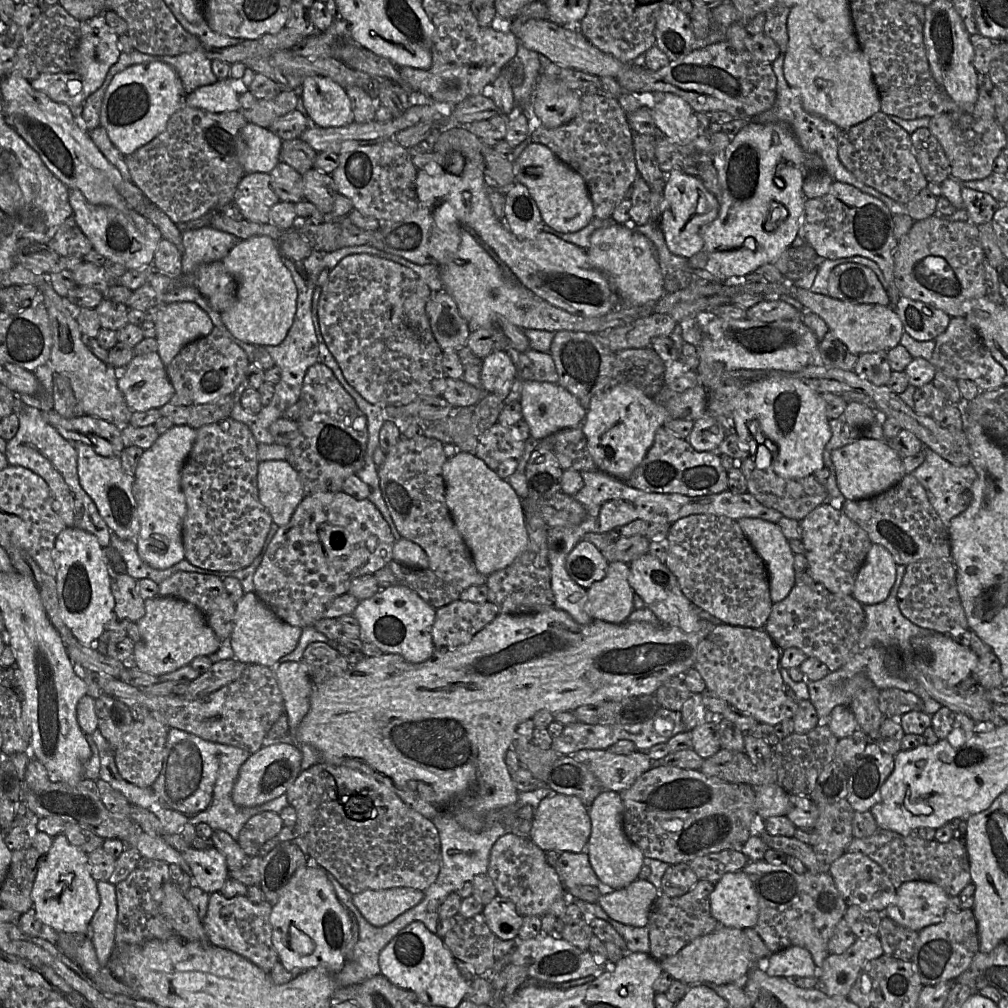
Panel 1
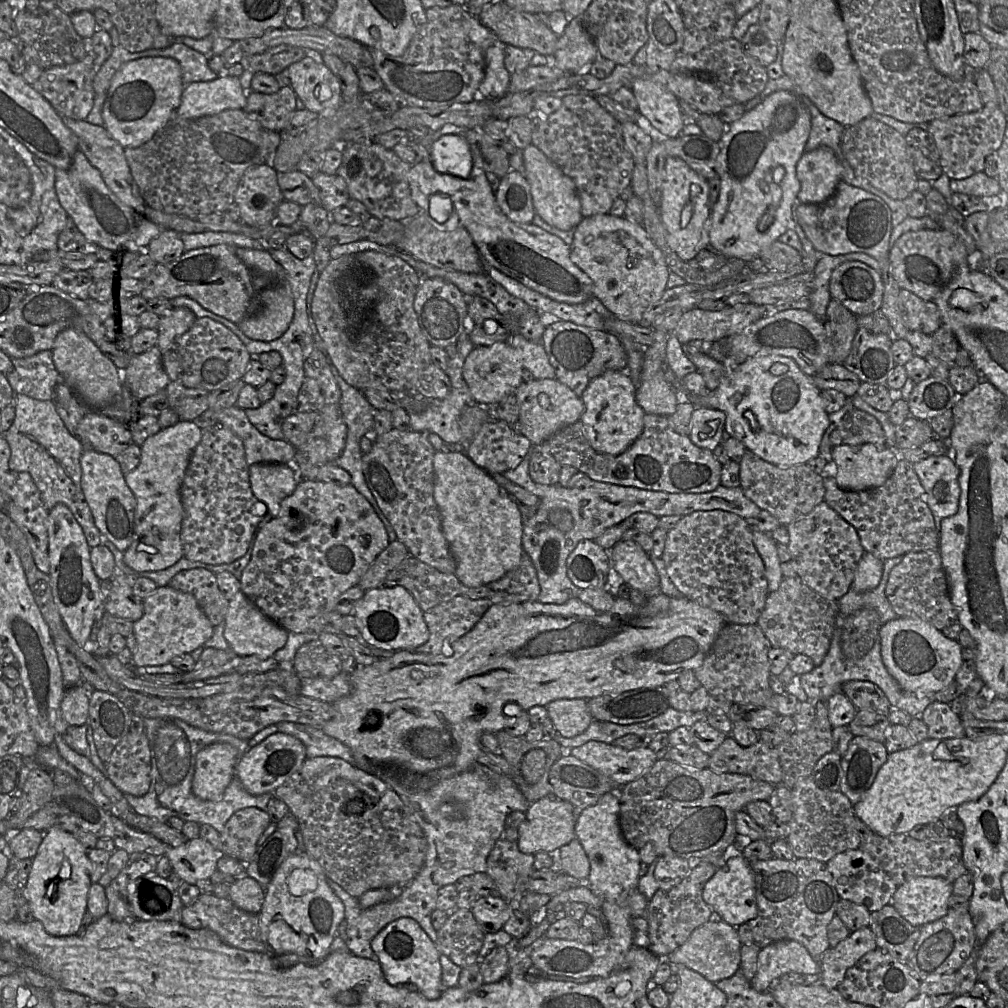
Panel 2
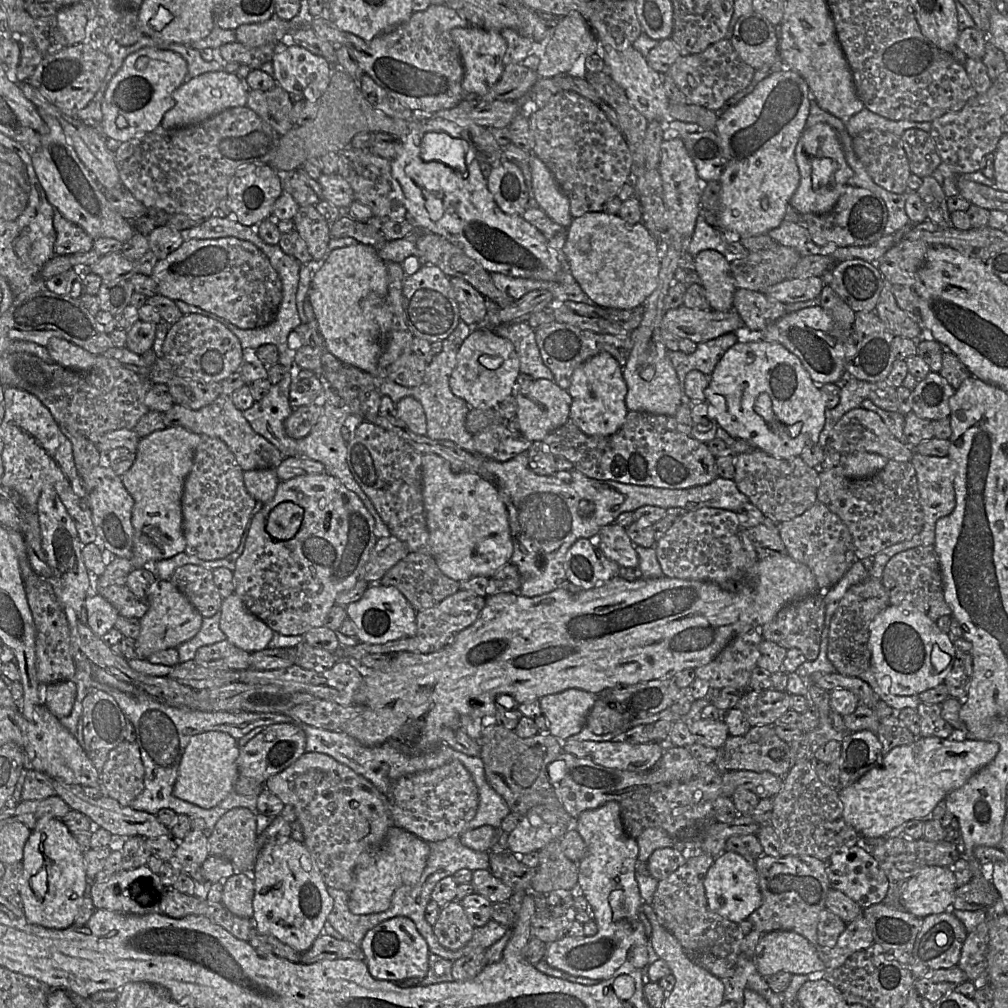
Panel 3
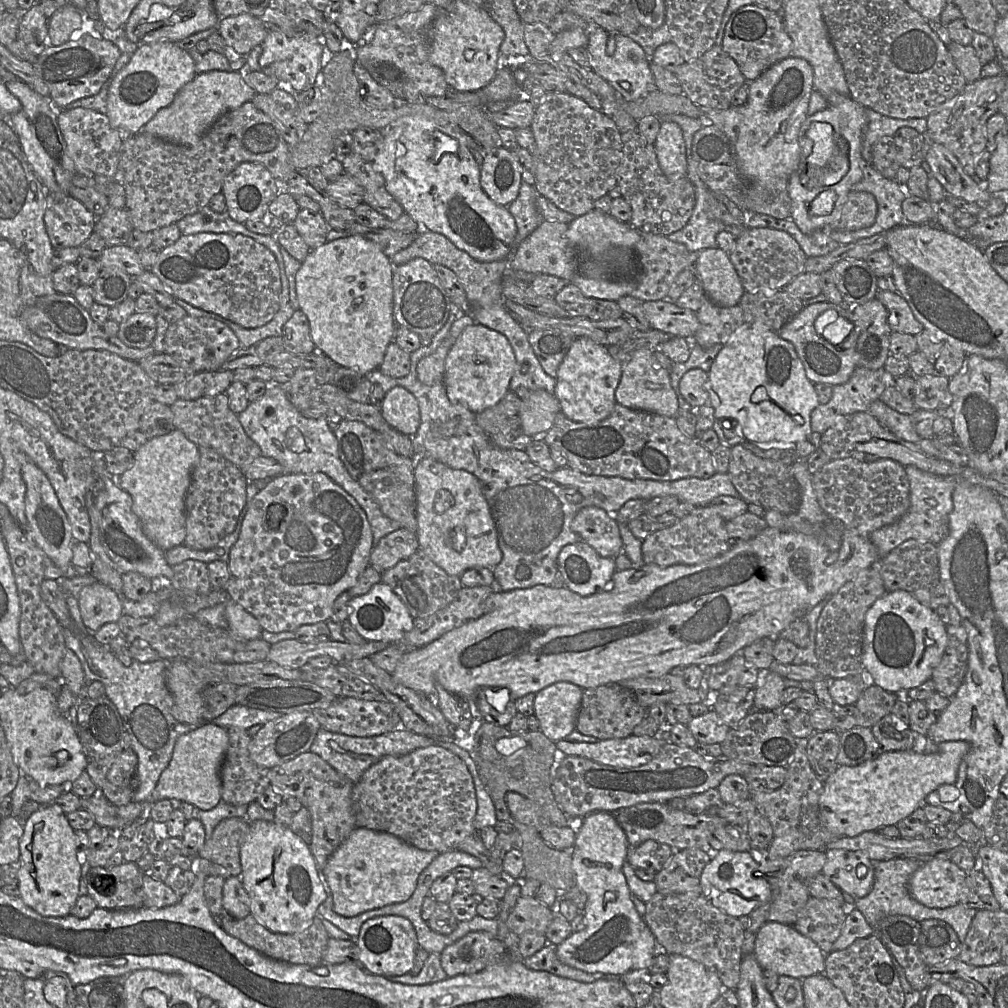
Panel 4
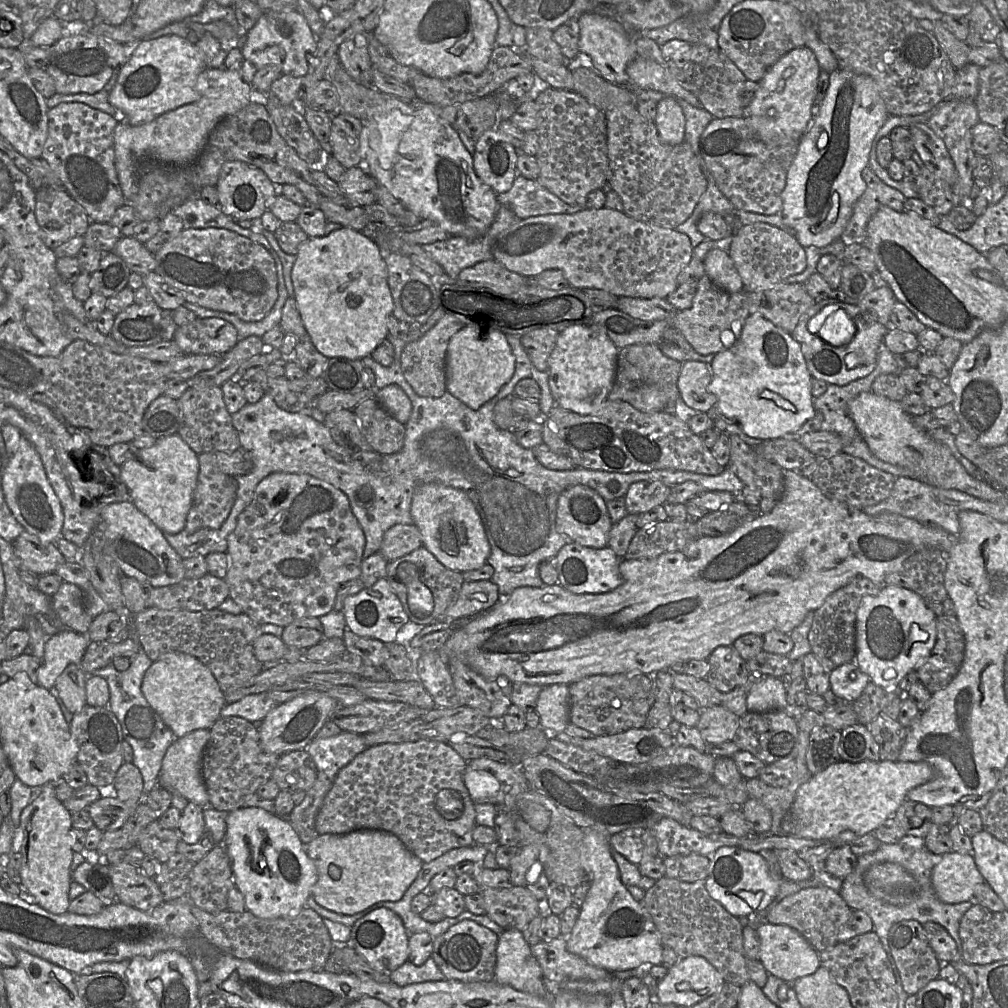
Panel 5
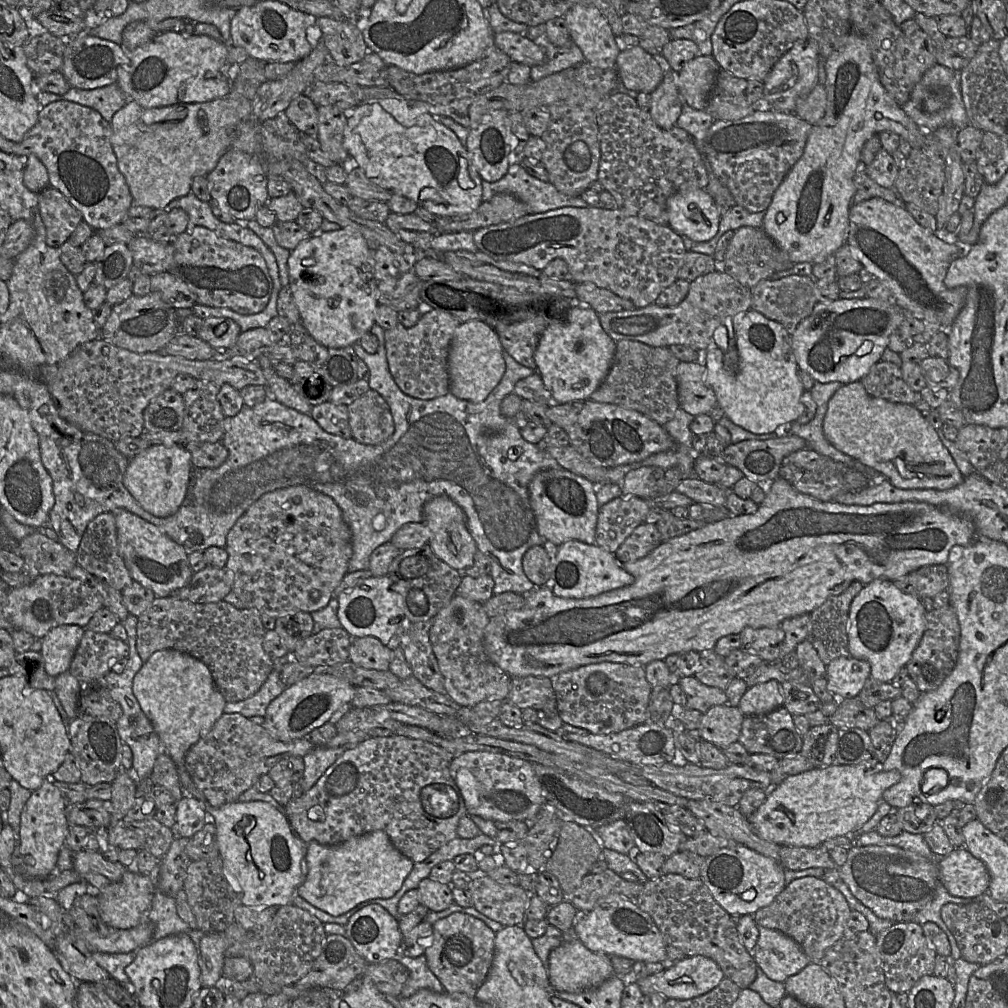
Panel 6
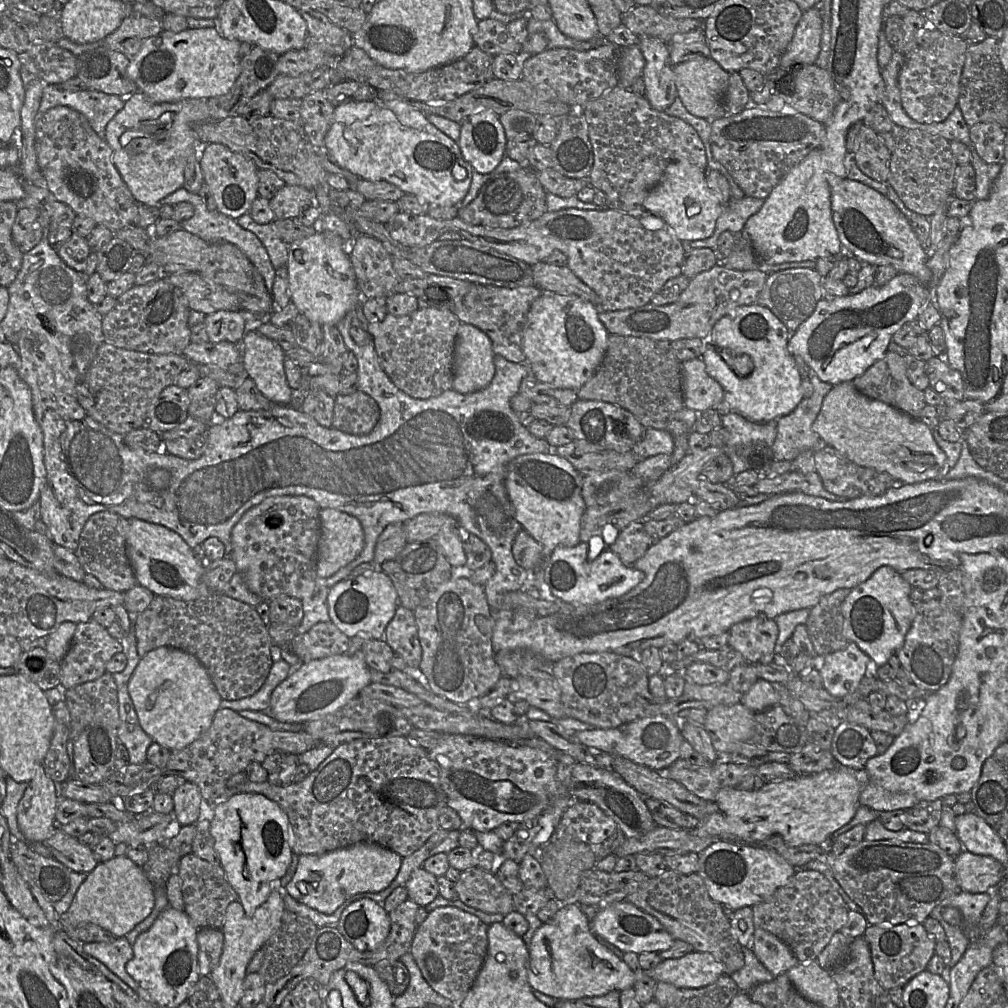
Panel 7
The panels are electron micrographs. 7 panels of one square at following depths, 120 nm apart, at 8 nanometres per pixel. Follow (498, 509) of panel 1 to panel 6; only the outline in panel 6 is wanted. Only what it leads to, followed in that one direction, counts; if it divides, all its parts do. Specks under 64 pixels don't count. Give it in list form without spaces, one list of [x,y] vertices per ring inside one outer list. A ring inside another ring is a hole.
[[[438,496],[428,501],[423,508],[424,523],[431,531],[430,546],[437,557],[457,571],[466,570],[474,563],[477,545],[469,532],[462,508],[447,496]]]

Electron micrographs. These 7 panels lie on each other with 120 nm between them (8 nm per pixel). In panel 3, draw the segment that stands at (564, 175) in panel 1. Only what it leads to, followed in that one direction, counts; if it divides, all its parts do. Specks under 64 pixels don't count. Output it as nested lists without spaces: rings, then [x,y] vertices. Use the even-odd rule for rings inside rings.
[[[531,153],[529,167],[534,205],[541,208],[554,222],[567,228],[573,220],[568,197],[560,189],[548,167]]]

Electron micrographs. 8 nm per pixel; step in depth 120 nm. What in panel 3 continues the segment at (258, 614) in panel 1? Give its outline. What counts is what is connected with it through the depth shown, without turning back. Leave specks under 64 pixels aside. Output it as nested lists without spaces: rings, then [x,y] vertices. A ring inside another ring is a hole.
[[[236,593],[223,598],[220,629],[235,646],[250,653],[268,647],[274,631],[251,613]]]

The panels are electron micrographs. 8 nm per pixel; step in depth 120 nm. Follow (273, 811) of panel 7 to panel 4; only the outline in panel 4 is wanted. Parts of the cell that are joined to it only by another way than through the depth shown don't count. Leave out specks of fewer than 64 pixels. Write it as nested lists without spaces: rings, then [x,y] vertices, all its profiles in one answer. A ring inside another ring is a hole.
[[[273,821],[250,822],[248,838],[240,849],[240,859],[242,871],[239,877],[250,898],[250,914],[259,924],[274,933],[282,934],[302,932],[312,924],[327,894],[311,850],[299,836],[290,828],[281,827]]]

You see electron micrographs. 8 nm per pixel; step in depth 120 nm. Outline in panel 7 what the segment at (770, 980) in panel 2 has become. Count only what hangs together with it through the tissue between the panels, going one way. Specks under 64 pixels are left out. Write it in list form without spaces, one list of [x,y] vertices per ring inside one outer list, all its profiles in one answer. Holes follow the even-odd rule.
[[[763,929],[754,931],[752,950],[775,977],[786,973],[799,963],[794,953],[783,941]]]

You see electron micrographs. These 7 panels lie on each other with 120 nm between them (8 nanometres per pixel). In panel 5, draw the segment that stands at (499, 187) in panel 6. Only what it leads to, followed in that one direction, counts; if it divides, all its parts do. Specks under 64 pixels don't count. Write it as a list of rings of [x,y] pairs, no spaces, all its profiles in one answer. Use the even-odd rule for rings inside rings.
[[[517,175],[511,189],[497,193],[499,206],[509,208],[516,217],[525,219],[549,214],[574,214],[585,206],[570,205],[546,189],[537,180]]]

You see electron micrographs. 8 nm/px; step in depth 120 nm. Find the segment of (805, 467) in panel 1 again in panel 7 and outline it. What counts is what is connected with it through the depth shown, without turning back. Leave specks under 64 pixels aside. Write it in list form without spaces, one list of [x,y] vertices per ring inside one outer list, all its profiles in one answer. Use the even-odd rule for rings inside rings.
[[[757,303],[738,307],[725,315],[717,321],[711,333],[702,339],[703,354],[701,359],[706,365],[706,371],[721,385],[724,400],[734,412],[752,422],[767,423],[790,414],[804,399],[801,377],[794,357],[788,351],[788,340],[789,331],[786,326],[768,308]],[[742,354],[748,355],[752,362],[752,371],[746,377],[739,377],[733,371],[734,357]]]

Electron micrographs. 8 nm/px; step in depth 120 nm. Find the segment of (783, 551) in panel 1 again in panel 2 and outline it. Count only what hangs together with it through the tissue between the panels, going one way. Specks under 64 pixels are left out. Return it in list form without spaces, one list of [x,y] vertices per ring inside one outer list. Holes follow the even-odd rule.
[[[752,528],[753,542],[760,554],[768,580],[769,593],[777,590],[784,579],[777,552],[777,542],[769,533]]]

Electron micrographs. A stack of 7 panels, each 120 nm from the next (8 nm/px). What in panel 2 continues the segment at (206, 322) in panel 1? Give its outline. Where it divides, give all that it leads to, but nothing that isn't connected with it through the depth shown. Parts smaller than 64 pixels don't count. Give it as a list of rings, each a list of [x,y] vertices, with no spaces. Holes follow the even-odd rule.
[[[174,308],[170,313],[160,318],[157,332],[157,345],[162,353],[167,351],[172,343],[187,332],[194,322],[196,315],[187,308]]]

